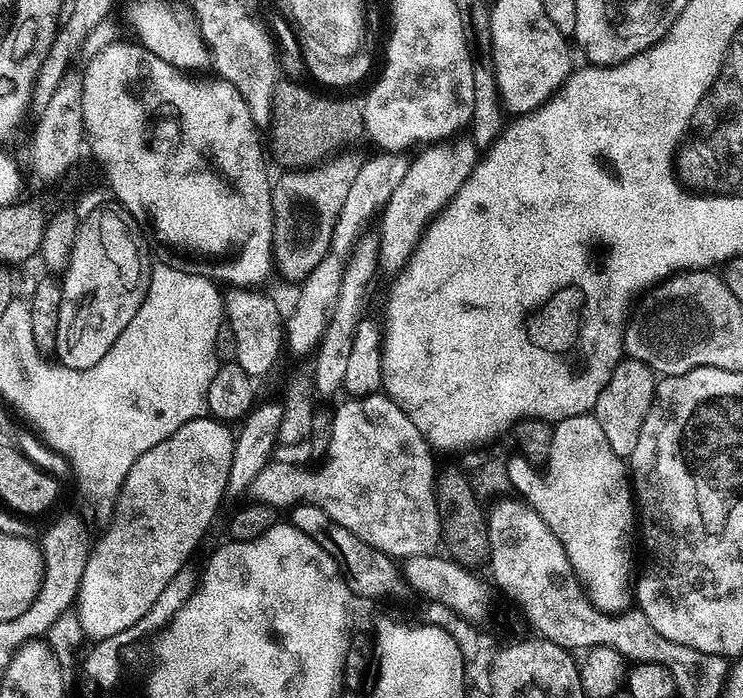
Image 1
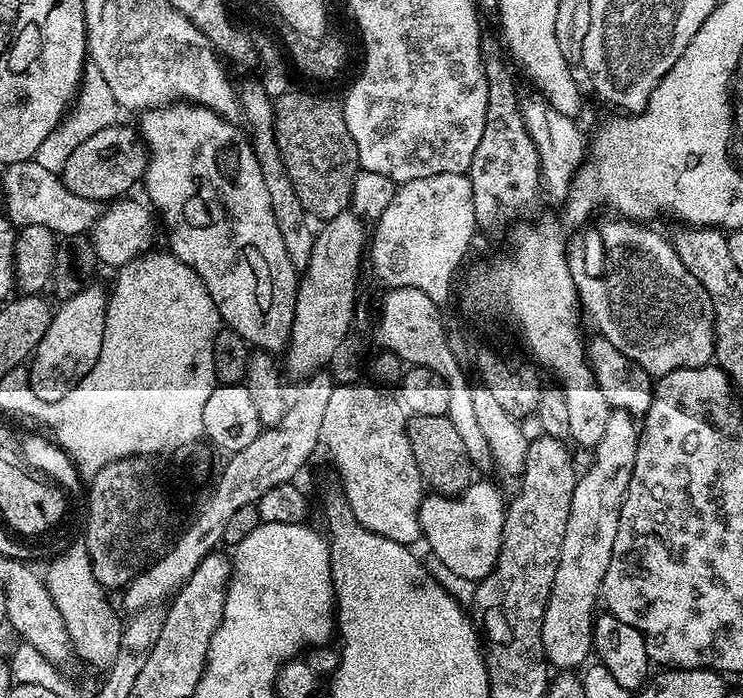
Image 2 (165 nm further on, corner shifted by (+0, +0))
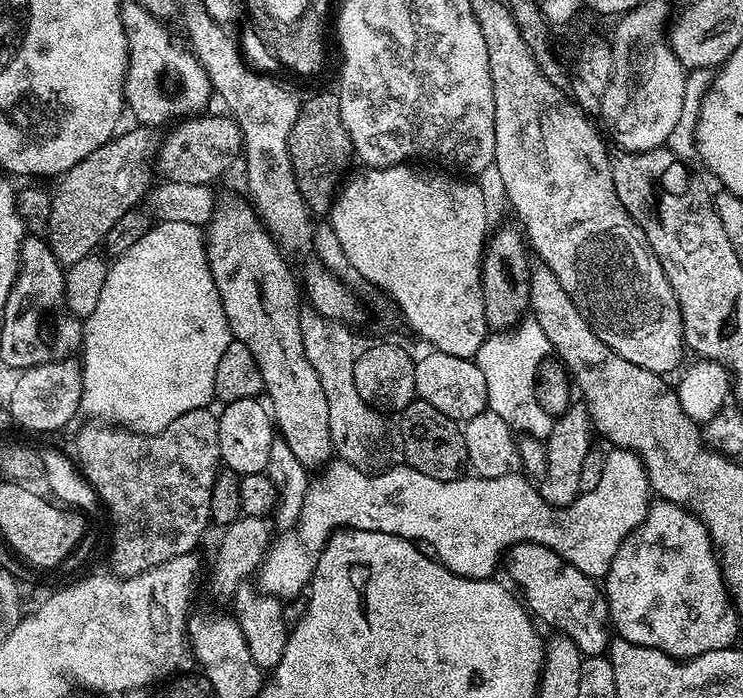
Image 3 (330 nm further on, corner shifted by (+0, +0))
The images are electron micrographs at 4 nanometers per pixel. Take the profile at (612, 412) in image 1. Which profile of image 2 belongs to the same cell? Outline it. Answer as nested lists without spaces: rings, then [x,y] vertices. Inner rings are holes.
[[[612,410],[606,418],[602,442],[594,449],[593,456],[596,457],[592,465],[585,472],[583,469],[577,479],[574,498],[570,502],[570,522],[566,524],[566,538],[562,540],[562,554],[554,574],[546,618],[542,622],[544,656],[553,669],[579,669],[593,655],[594,613],[601,599],[600,587],[606,578],[606,566],[610,566],[610,554],[614,554],[618,518],[622,514],[622,502],[626,502],[630,477],[634,474],[639,441],[637,421],[627,412]]]

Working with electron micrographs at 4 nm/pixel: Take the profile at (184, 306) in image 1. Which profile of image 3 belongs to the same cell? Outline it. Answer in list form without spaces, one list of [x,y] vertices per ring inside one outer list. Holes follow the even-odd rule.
[[[190,222],[153,223],[134,246],[107,265],[105,285],[91,319],[104,320],[100,332],[87,333],[82,344],[84,393],[80,412],[93,421],[123,426],[131,432],[154,434],[166,430],[174,418],[213,403],[214,370],[234,339],[222,310],[214,274],[210,274],[201,225]]]

